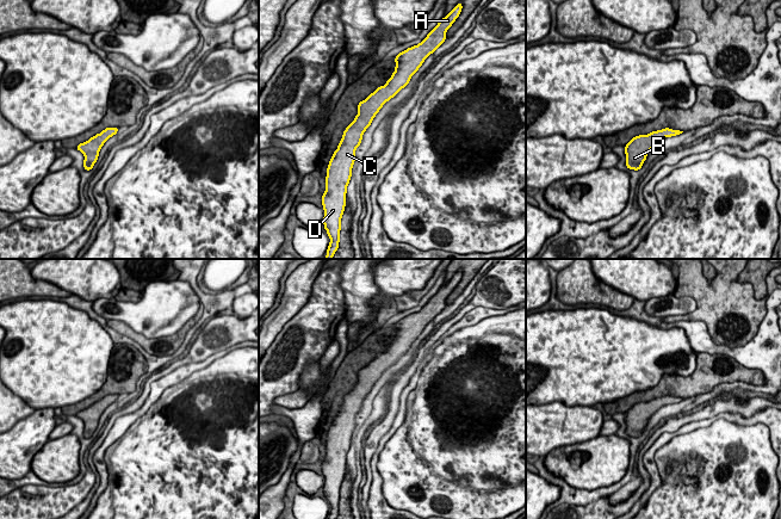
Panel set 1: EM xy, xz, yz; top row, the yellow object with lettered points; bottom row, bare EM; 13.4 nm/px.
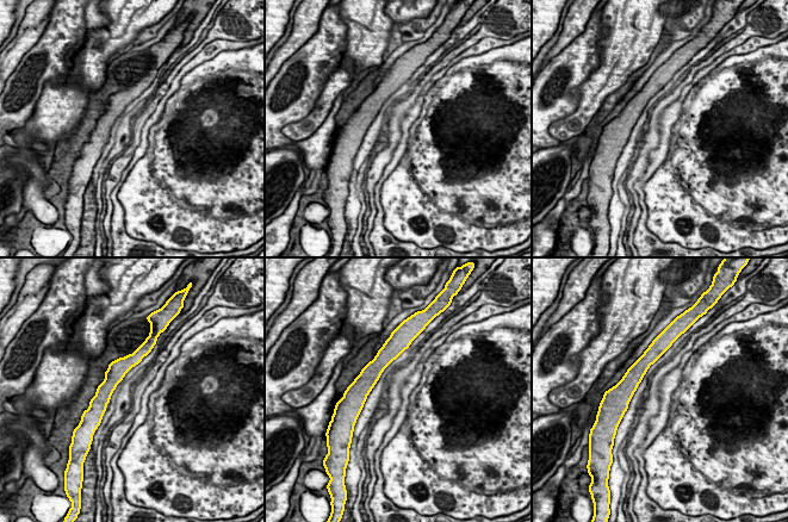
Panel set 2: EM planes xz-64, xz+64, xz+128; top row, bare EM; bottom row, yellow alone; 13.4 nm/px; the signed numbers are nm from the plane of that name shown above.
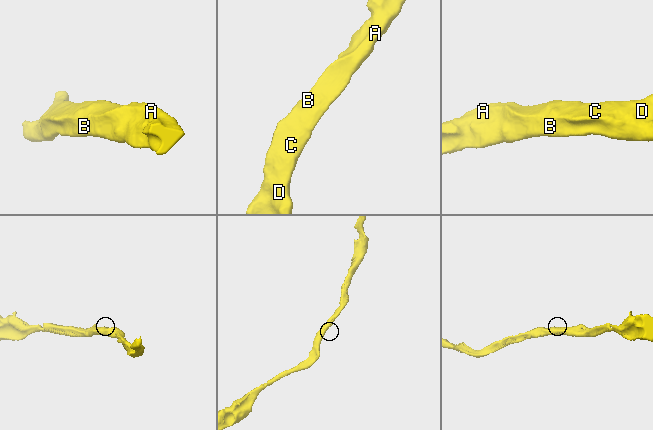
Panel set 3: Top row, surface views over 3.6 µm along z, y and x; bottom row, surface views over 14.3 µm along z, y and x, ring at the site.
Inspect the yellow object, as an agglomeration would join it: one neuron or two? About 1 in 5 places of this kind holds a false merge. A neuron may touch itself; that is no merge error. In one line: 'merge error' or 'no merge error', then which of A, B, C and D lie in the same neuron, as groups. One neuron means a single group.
no merge error; A B C D

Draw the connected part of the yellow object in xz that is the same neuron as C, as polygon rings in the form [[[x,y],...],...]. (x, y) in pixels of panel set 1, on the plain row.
[[[459,270],[427,304],[395,325],[396,334],[384,353],[376,356],[358,372],[358,382],[345,396],[342,406],[334,419],[326,444],[326,458],[322,463],[324,477],[323,492],[330,509],[327,519],[336,519],[340,509],[341,486],[346,474],[346,461],[352,435],[355,428],[355,418],[360,413],[362,402],[383,372],[407,354],[411,344],[419,338],[424,327],[433,321],[446,307],[446,299],[461,279]]]

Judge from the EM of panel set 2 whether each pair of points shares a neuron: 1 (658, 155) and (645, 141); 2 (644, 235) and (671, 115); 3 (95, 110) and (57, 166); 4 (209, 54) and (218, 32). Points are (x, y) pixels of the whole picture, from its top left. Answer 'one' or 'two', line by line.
1: two
2: one
3: one
4: two

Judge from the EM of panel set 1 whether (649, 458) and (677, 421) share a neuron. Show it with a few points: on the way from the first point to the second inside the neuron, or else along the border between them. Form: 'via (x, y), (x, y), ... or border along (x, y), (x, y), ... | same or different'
border along (695, 421), (683, 424), (675, 431), (663, 432) | different

